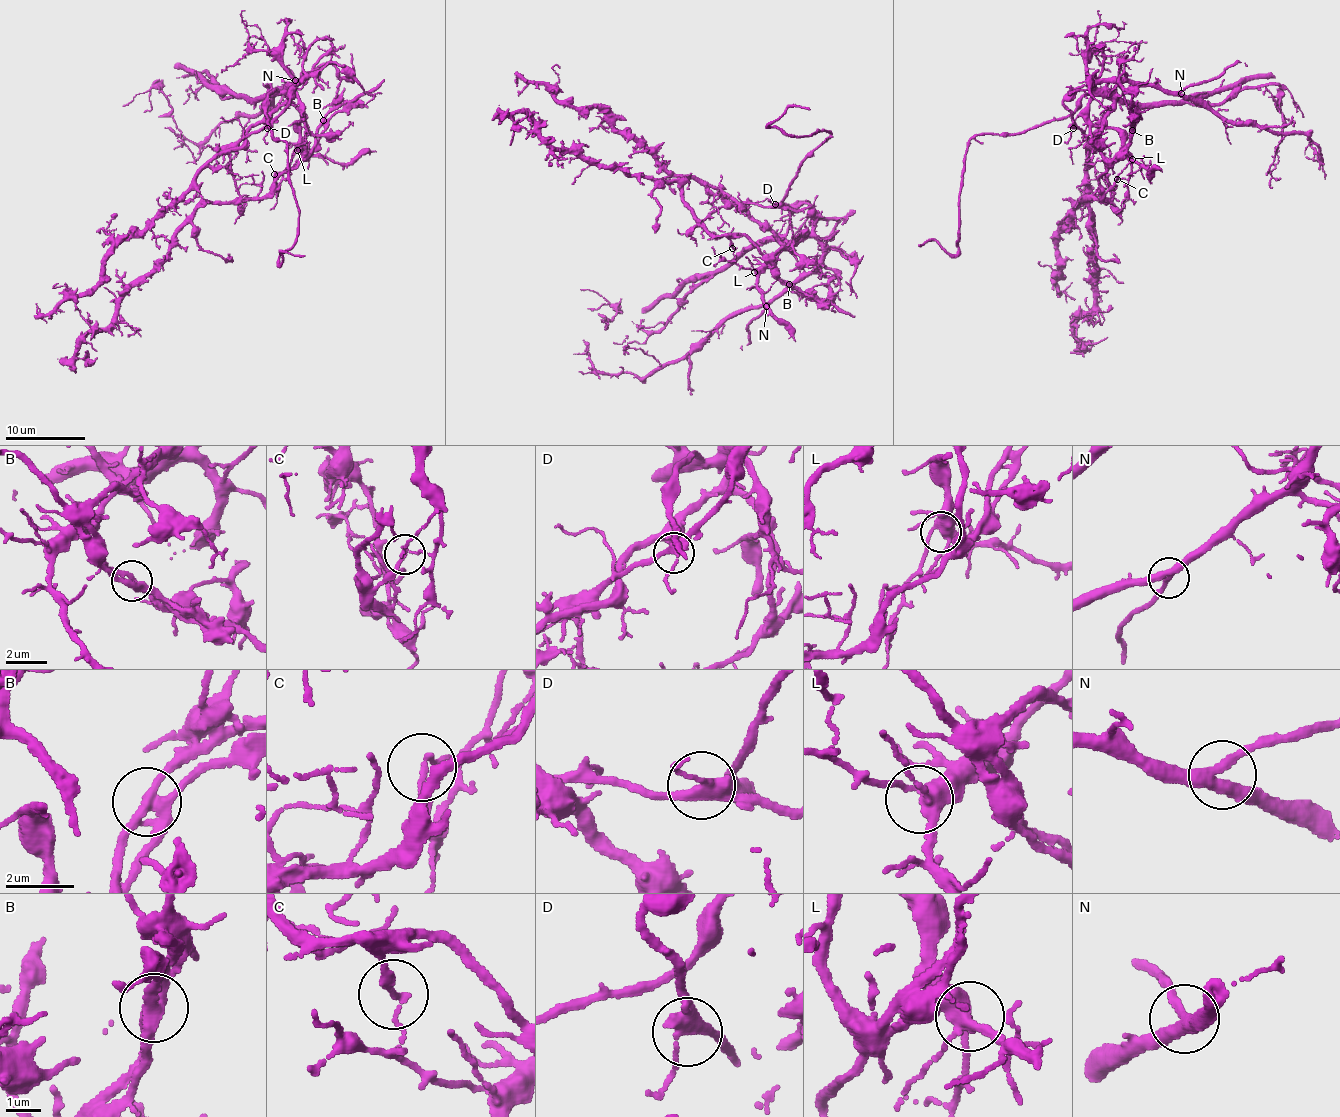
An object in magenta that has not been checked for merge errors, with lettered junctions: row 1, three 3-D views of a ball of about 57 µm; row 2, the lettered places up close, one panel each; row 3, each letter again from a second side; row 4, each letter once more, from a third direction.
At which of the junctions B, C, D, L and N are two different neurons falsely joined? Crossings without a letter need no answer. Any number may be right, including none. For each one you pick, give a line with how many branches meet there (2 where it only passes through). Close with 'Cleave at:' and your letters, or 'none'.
B: branches 4
C: branches 2
Cleave at: B, C

